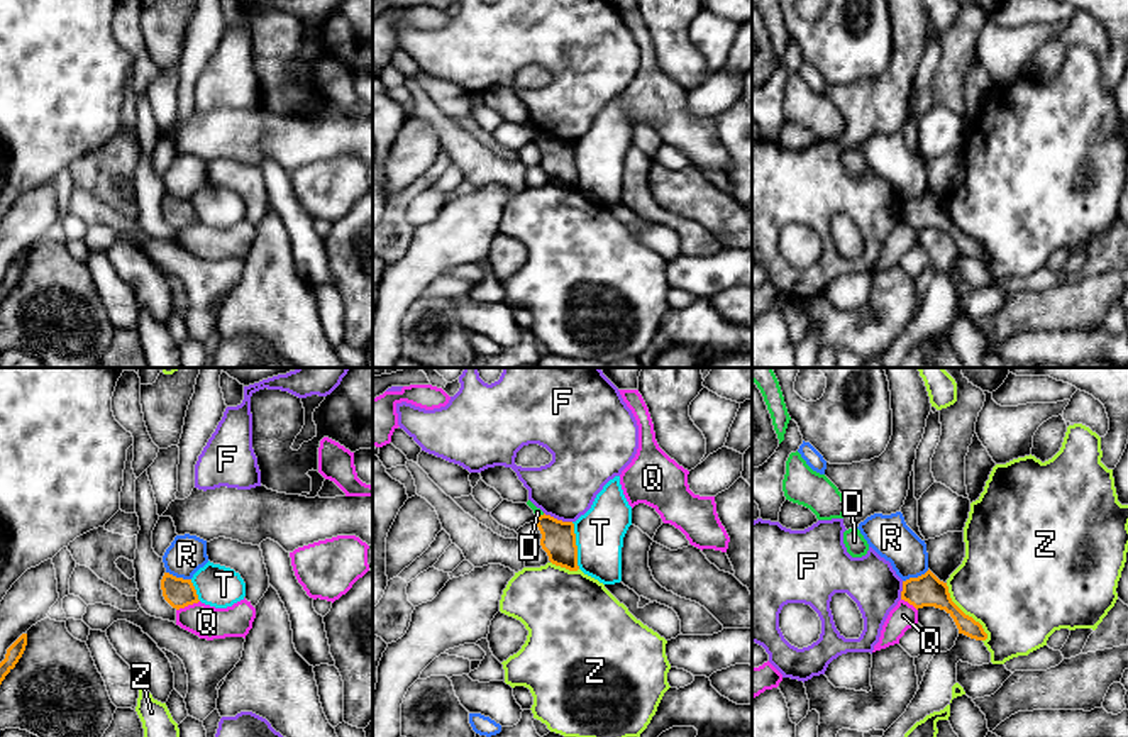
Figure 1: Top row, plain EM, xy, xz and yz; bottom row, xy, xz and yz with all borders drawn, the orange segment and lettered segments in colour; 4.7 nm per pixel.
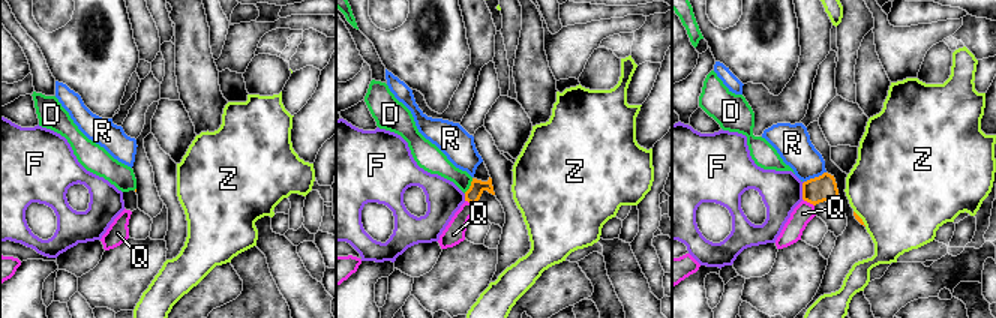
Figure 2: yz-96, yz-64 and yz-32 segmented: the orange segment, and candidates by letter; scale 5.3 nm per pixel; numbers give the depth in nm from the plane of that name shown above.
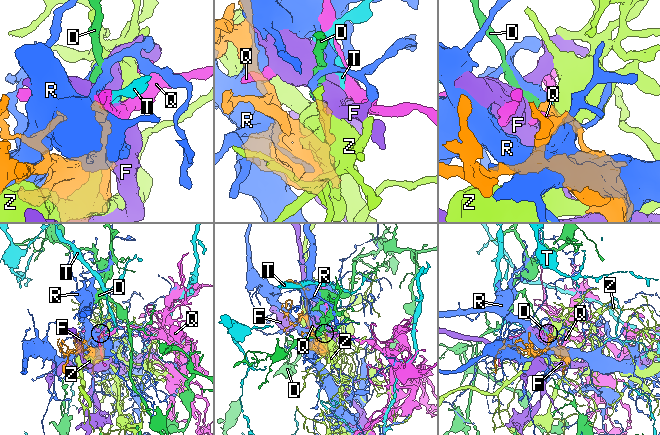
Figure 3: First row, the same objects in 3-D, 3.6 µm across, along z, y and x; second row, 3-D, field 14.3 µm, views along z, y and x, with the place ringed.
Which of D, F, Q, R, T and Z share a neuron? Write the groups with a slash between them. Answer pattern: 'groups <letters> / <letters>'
groups D / F / Q / R / T / Z

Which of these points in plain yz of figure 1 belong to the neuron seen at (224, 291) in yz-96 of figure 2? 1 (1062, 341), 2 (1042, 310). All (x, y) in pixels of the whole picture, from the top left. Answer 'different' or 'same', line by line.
1: different
2: same

